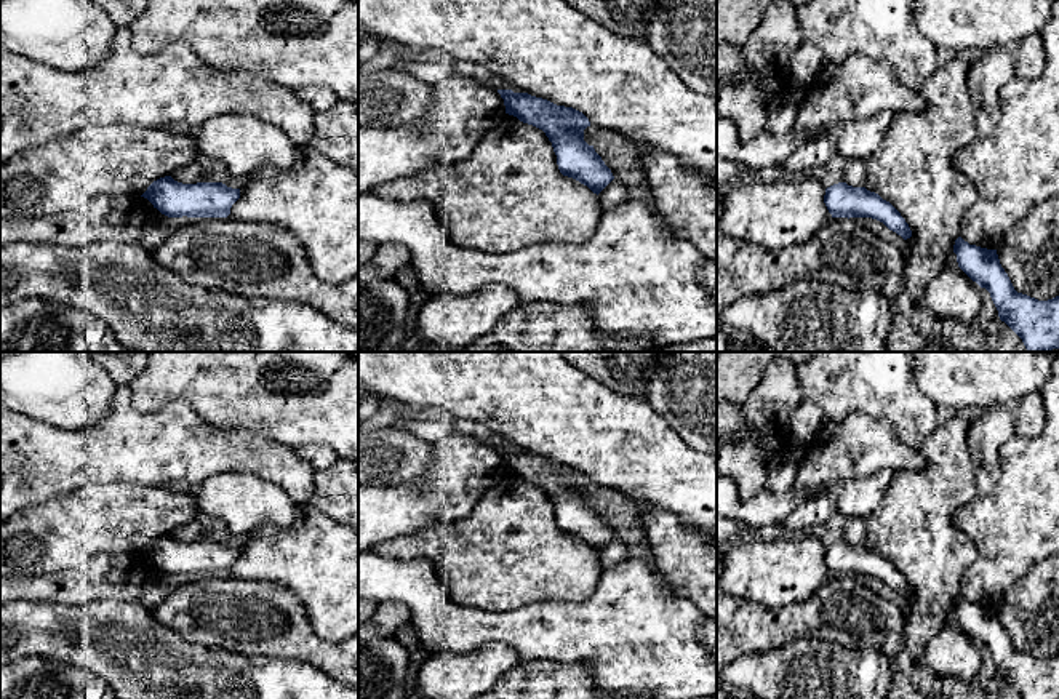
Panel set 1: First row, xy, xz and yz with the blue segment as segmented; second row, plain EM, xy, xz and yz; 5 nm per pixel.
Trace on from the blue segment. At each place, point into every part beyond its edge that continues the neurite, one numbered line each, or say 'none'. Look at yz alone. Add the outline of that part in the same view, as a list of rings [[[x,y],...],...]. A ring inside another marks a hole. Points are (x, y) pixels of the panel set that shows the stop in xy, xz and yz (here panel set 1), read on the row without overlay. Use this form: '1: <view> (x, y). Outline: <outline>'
none

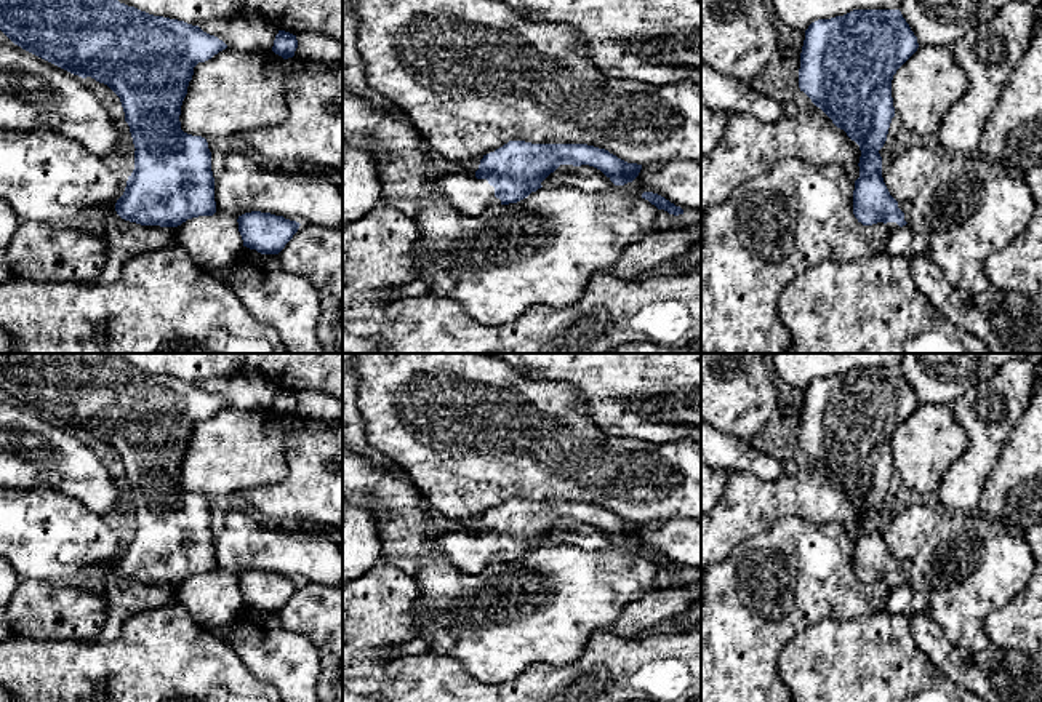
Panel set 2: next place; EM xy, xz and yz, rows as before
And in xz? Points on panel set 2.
1: xz (466, 552). Outline: [[[466,528],[440,534],[437,550],[455,569],[467,576],[477,576],[488,566],[501,563],[501,558],[495,555],[495,545]]]

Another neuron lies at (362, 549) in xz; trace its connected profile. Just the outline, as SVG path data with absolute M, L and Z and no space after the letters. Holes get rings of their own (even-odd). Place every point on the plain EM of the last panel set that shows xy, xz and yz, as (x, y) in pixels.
M343 501L343 585L365 574L383 558L383 547L368 509Z

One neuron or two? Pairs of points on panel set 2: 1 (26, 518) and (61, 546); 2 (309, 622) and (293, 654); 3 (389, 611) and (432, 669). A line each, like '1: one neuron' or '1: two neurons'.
1: one neuron
2: two neurons
3: two neurons

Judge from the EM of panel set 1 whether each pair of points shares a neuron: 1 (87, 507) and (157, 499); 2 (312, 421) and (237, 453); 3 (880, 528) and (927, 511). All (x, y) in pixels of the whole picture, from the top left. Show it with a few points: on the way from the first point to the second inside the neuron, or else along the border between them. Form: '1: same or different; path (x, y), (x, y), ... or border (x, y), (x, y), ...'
1: same; path (104, 511), (139, 511)
2: different; border (234, 429), (248, 429), (293, 447)
3: same; path (891, 528), (907, 528), (915, 520)

